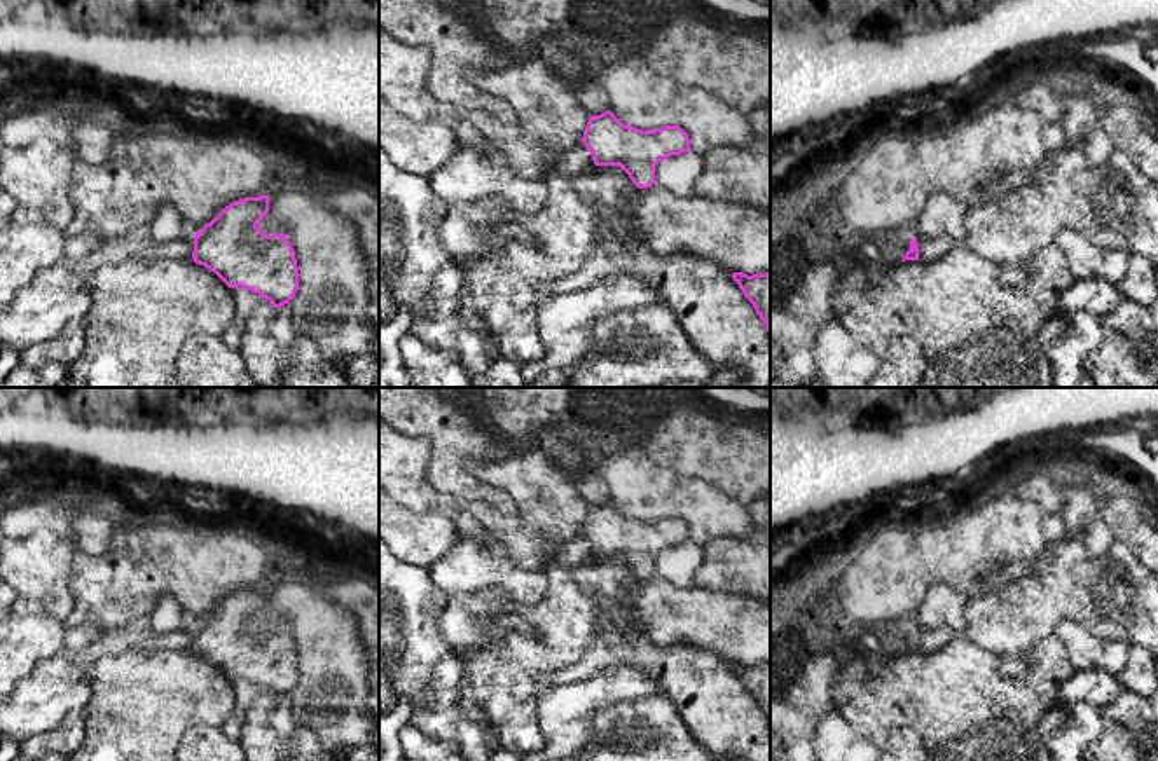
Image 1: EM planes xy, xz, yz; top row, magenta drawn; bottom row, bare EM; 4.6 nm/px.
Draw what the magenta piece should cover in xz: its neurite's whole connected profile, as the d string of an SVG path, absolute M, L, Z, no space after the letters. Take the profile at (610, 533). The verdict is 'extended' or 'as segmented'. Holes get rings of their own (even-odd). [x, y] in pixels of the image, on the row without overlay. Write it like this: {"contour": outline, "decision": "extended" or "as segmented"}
{"contour": "M610 501L590 506L582 534L596 557L620 557L638 579L655 574L655 557L690 541L690 529L679 517L643 522L622 515Z", "decision": "as segmented"}

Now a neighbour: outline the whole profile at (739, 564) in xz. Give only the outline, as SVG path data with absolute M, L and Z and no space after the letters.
M770 494L749 506L755 529L748 538L720 536L704 546L693 585L730 590L770 602Z

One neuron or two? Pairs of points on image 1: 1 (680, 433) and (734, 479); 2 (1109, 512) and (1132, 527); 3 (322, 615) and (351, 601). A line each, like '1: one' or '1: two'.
1: one
2: one
3: two

